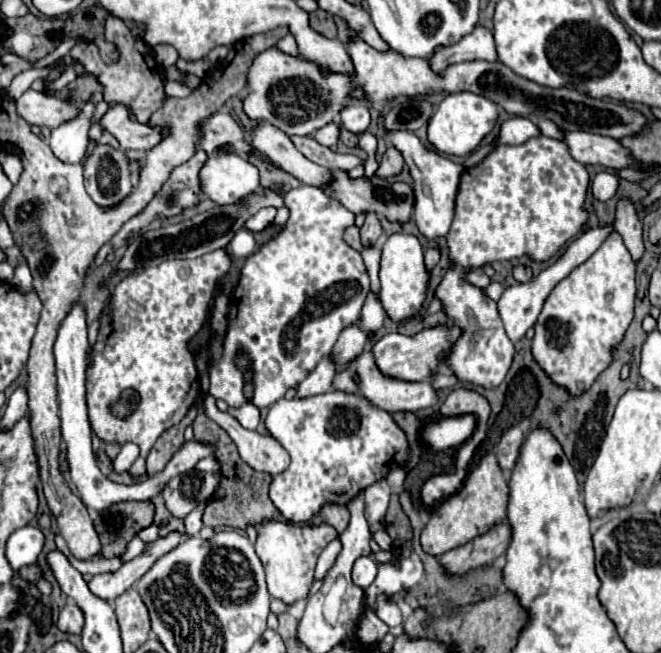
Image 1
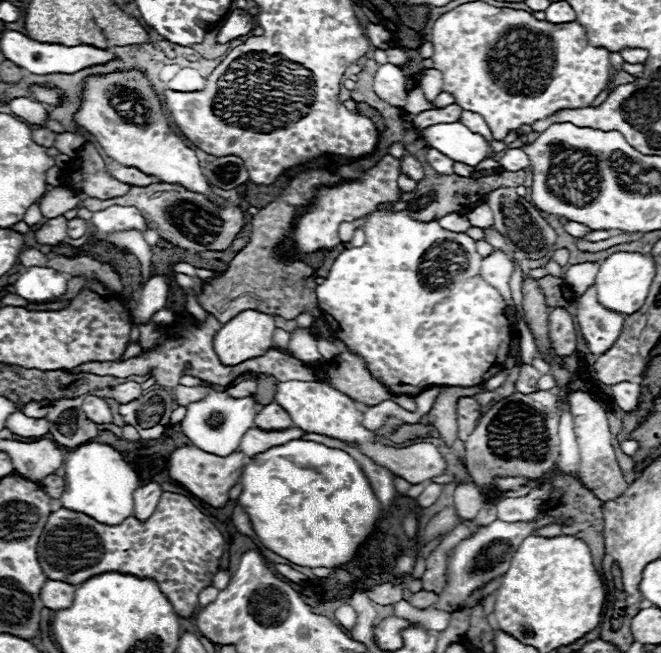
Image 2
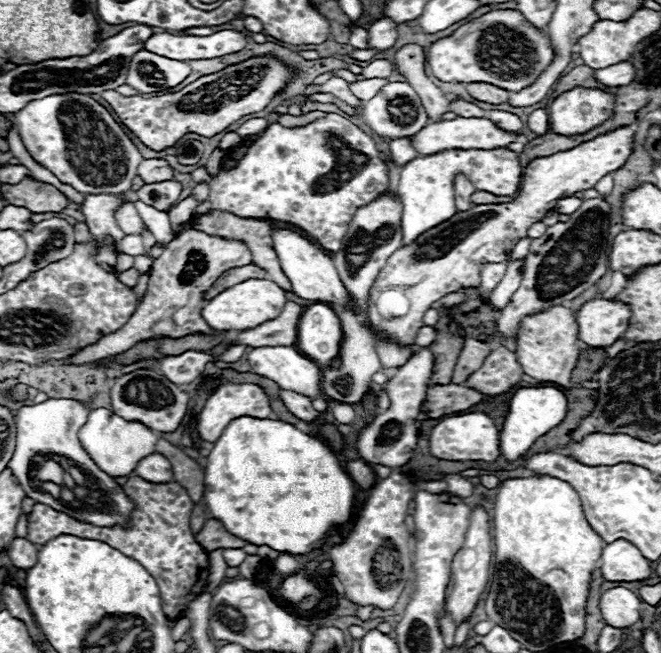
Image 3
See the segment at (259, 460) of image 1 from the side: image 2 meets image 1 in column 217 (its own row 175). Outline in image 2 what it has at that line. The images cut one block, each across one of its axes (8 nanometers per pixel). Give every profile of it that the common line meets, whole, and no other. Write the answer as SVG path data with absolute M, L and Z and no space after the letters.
M404 154L402 158L400 158L400 172L402 174L406 174L408 178L412 178L412 180L422 180L422 176L424 176L424 168L422 168L422 164L412 156L412 154Z

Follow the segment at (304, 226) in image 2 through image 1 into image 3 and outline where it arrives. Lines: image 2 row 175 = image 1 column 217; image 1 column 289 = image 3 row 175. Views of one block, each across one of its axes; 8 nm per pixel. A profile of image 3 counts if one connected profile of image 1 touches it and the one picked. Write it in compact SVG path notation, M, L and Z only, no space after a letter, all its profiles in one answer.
M326 114L326 118L302 128L284 128L278 122L270 124L234 168L222 170L216 178L212 178L204 168L196 168L192 178L196 182L206 180L210 184L208 198L214 210L234 212L242 218L270 218L290 222L312 236L322 248L338 252L354 212L388 190L388 164L380 158L372 136L362 132L340 114Z

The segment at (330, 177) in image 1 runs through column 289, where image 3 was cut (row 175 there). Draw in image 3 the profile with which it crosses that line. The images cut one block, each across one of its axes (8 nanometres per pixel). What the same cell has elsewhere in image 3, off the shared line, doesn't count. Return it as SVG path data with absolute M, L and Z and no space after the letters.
M148 158L142 160L136 174L144 180L144 184L152 184L152 182L162 182L162 180L172 180L174 178L174 170L168 166L166 160L160 158Z

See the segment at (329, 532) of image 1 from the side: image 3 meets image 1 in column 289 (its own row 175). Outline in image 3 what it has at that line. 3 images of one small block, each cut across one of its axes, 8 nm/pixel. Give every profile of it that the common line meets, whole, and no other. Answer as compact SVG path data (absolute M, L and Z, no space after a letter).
M624 126L614 132L596 136L594 140L584 142L572 150L564 150L564 152L556 152L546 158L532 160L524 168L516 200L512 200L508 204L472 206L470 210L458 212L456 216L438 224L436 228L426 230L414 244L398 248L398 252L394 252L394 256L390 256L390 260L386 262L386 268L382 268L382 272L378 274L378 280L374 282L374 286L370 290L370 320L376 328L376 334L386 336L400 346L414 346L416 336L418 336L420 328L424 326L424 312L428 312L436 300L440 300L442 296L456 292L460 288L478 288L484 262L506 262L510 256L506 252L512 250L514 244L518 244L518 240L526 238L526 230L534 222L540 222L544 218L544 214L550 212L560 198L570 198L576 192L594 188L602 176L618 170L626 162L630 152L632 152L632 130L628 126Z

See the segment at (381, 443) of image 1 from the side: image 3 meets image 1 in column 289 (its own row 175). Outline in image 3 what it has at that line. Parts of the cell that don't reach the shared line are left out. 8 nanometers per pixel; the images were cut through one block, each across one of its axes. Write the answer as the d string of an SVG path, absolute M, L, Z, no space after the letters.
M450 150L434 156L420 156L410 160L400 172L398 196L402 202L402 246L412 244L426 230L446 222L458 210L454 206L454 174L464 172L478 190L486 190L494 196L512 196L522 178L522 166L518 156L510 150Z

